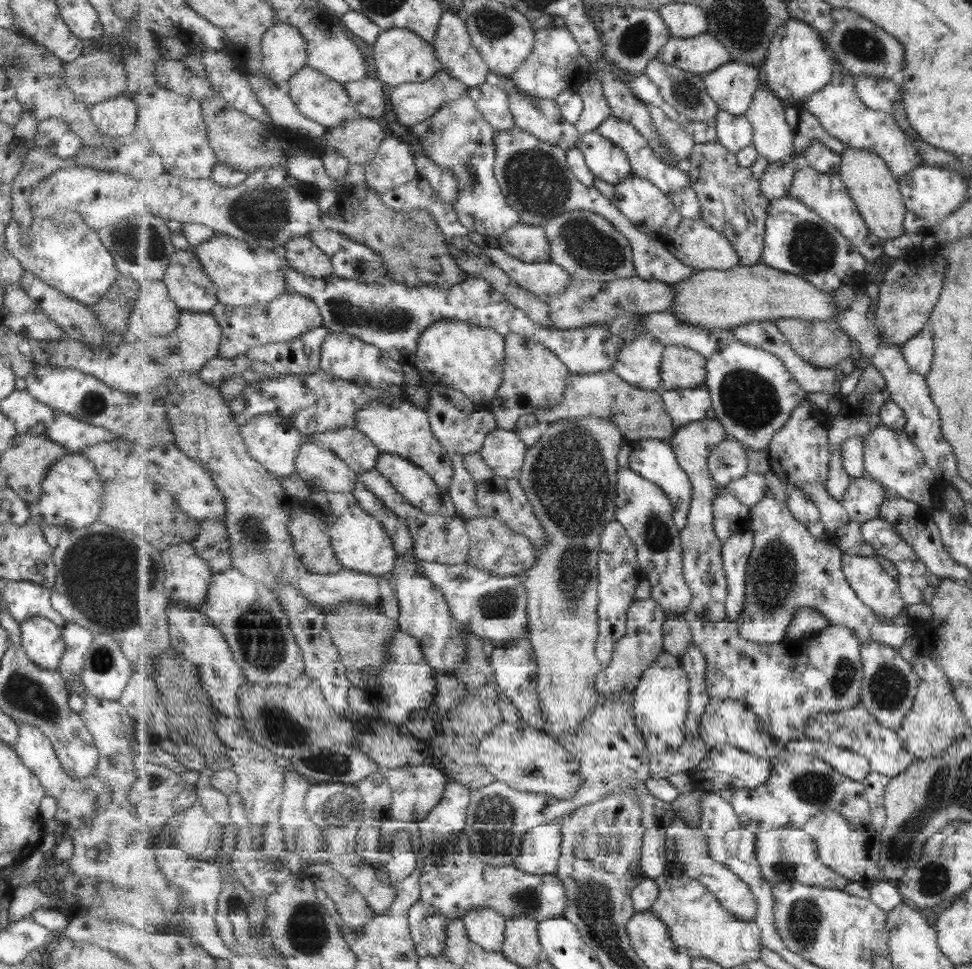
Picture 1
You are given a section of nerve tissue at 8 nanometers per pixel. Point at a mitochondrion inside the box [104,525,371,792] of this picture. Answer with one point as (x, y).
(262, 642)

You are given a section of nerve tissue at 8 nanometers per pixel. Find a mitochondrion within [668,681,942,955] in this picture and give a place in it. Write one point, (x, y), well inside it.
(803, 922)

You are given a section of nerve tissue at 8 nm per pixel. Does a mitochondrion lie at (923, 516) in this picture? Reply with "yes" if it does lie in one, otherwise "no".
no

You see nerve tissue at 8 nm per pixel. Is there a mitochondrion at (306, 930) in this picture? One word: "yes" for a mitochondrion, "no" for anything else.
yes

